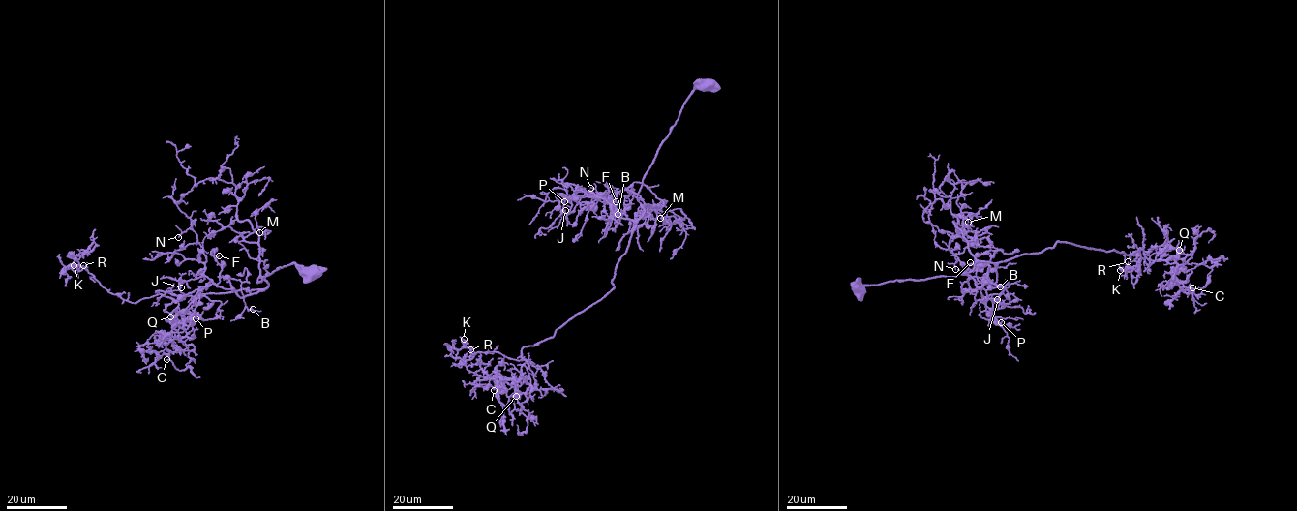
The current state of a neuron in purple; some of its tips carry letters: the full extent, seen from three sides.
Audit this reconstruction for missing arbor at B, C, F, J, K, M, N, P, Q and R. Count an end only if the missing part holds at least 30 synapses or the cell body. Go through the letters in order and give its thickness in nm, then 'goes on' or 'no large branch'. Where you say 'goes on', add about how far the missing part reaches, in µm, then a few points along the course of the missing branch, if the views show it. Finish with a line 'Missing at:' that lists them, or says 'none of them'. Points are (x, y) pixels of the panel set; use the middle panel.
B: calibre 100 nm; no large branch
C: calibre 130 nm; no large branch
F: calibre 120 nm; no large branch
J: calibre 120 nm; no large branch
K: calibre 100 nm; no large branch
M: calibre 100 nm; no large branch
N: calibre 130 nm; no large branch
P: calibre 110 nm; goes on; missing 20 µm; course (564, 201), (582, 208), (580, 212), (588, 218)
Q: calibre 150 nm; no large branch
R: calibre 70 nm; no large branch
Missing at: P

